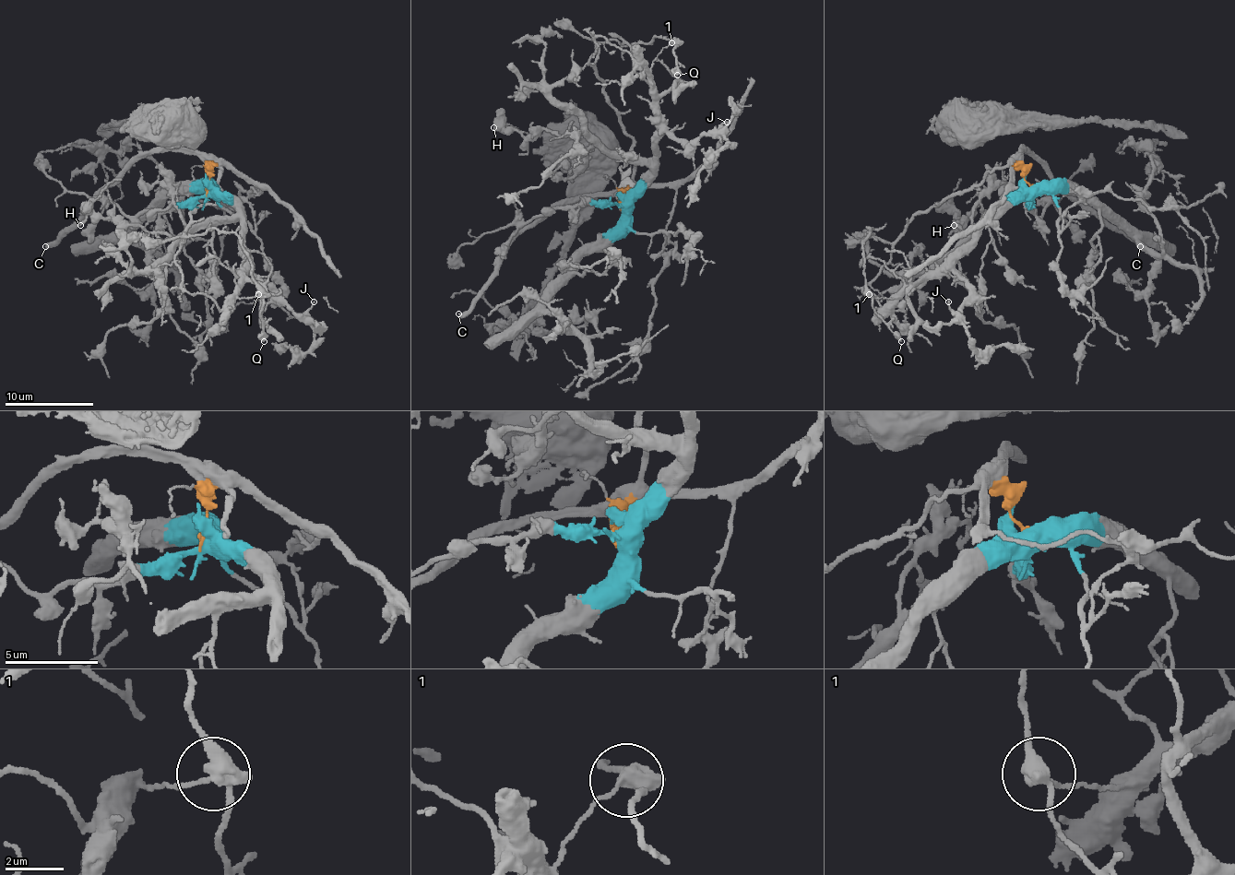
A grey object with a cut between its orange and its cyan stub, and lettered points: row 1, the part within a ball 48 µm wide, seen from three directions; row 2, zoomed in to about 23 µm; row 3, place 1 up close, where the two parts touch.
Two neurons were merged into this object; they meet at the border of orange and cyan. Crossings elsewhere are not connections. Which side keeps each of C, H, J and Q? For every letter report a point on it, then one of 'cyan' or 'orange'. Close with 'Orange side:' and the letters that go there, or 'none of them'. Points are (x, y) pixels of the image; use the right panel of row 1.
C: at (1140, 246); orange
H: at (954, 225); cyan
J: at (948, 301); cyan
Q: at (901, 341); orange
Orange side: C, Q

